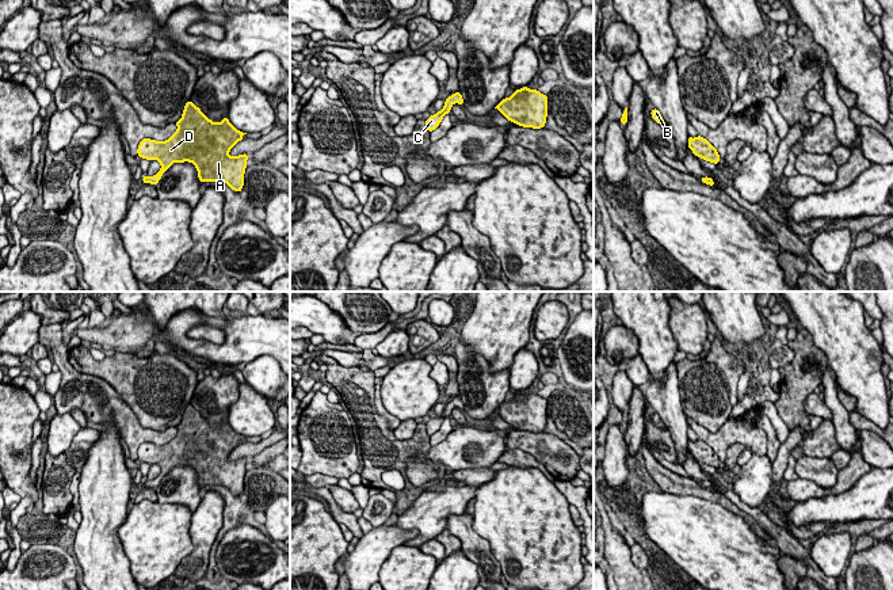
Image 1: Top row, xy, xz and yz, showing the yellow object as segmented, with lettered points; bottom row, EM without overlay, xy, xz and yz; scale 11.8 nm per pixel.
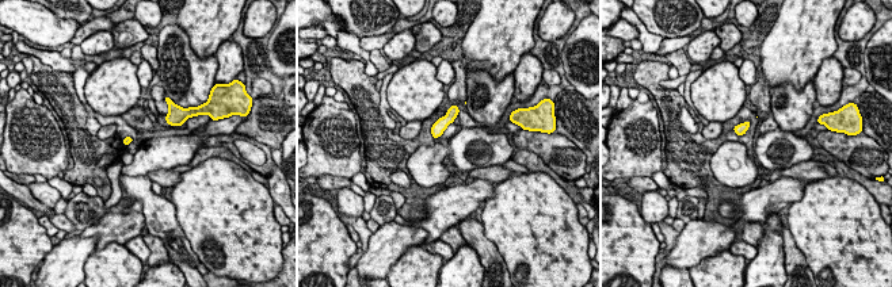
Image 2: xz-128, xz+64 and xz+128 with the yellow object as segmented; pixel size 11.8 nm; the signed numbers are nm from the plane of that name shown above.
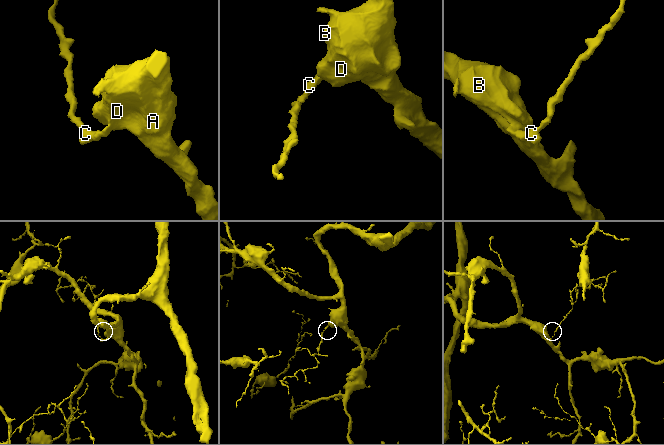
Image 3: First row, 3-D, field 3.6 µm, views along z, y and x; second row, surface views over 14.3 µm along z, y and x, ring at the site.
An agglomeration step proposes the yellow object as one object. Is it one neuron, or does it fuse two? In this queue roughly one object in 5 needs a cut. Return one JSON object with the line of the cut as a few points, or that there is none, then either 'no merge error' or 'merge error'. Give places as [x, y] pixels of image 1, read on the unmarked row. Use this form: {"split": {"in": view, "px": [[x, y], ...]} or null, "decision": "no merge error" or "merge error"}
{"split": null, "decision": "no merge error"}

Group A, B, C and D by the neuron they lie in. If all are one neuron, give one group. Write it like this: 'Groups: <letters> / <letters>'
Groups: A B C D

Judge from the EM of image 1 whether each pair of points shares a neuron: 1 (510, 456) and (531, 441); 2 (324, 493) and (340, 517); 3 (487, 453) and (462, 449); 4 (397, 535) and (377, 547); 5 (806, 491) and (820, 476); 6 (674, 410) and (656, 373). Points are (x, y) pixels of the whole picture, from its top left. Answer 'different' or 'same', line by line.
1: different
2: same
3: same
4: same
5: different
6: same

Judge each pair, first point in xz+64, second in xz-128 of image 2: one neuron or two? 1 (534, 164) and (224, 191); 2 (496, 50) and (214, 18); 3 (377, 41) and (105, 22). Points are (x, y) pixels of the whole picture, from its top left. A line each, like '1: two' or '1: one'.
1: two
2: one
3: one

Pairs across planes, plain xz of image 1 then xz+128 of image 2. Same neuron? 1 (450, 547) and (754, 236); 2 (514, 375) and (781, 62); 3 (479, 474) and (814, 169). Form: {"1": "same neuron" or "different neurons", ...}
{"1": "same neuron", "2": "different neurons", "3": "same neuron"}

